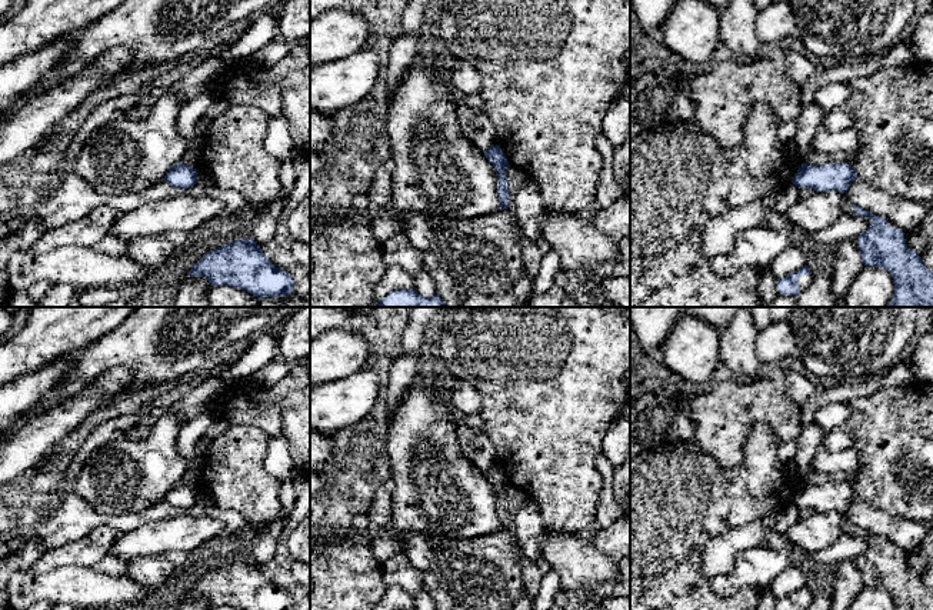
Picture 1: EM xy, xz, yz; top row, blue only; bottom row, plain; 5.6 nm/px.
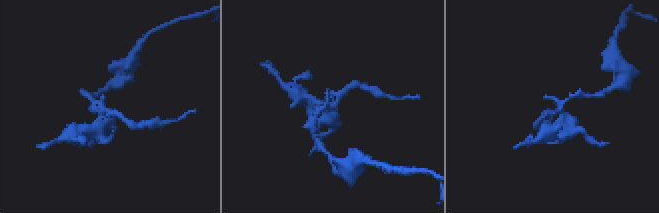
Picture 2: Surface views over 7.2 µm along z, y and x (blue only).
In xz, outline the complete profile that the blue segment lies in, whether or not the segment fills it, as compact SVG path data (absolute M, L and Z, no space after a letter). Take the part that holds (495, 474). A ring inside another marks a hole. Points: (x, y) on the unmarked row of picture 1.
M496 464L489 470L483 471L486 479L494 486L497 493L497 516L499 530L504 530L510 523L509 503L506 497L507 487L510 486L502 469Z

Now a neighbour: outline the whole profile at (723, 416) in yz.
M773 364L756 379L712 383L707 393L686 399L697 444L732 469L744 461L747 433L756 423L766 423L782 443L797 440L802 406L790 399L786 384L786 371Z

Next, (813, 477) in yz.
M810 471L803 481L814 486L829 484L829 483L844 483L853 486L857 481L857 476L859 471L856 473L837 471L832 474Z

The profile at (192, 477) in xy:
M200 464L187 470L181 479L181 483L196 489L197 491L200 490L200 476L201 476L201 469Z

